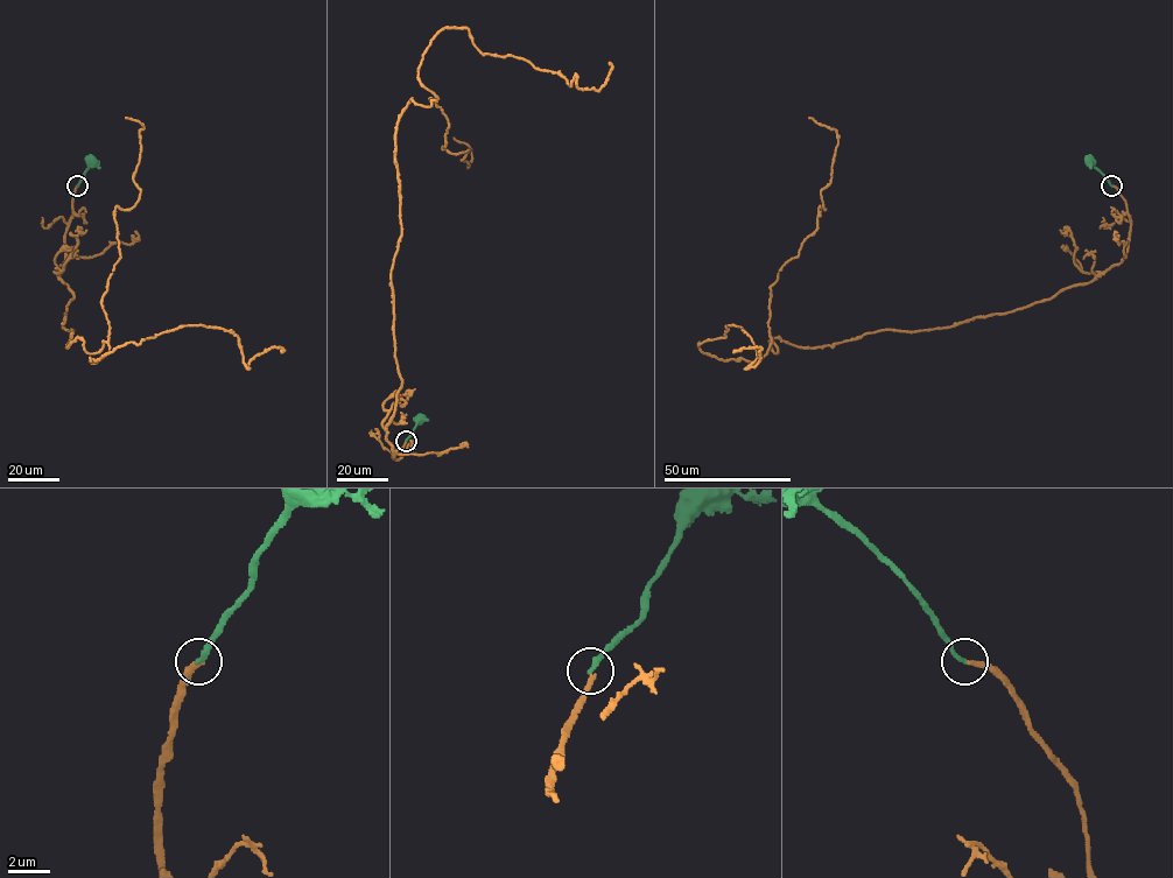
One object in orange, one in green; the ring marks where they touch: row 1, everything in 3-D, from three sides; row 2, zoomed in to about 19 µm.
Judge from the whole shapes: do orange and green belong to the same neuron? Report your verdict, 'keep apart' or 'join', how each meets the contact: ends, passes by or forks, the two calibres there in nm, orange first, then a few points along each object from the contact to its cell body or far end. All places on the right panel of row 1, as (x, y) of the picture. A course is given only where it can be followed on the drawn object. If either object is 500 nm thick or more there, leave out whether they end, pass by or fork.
keep apart | orange ends | green ends | 240/240 nm | orange via (1112, 185), (1128, 250), (1091, 281), (753, 363), (699, 343), (761, 349), (733, 352) | green via (1111, 185), (1090, 161)

